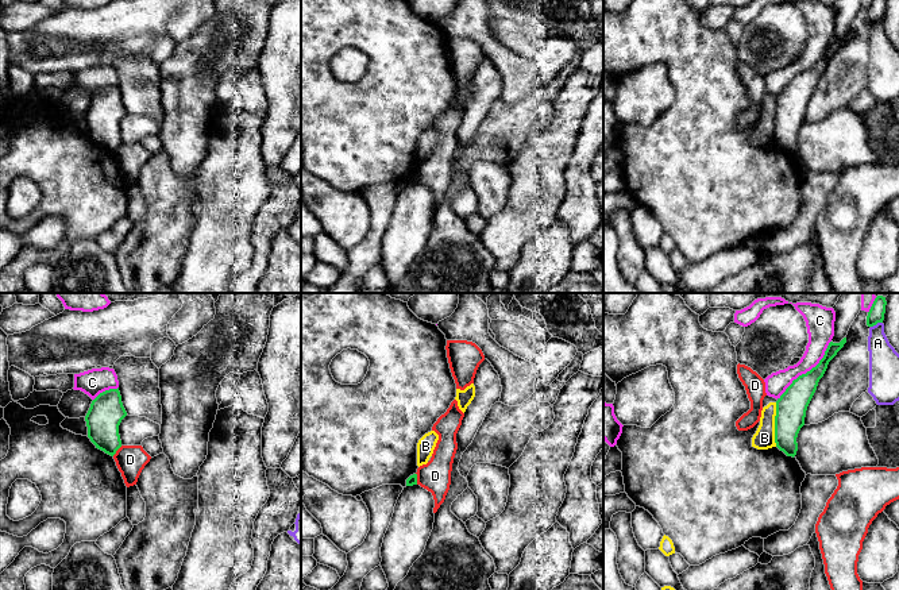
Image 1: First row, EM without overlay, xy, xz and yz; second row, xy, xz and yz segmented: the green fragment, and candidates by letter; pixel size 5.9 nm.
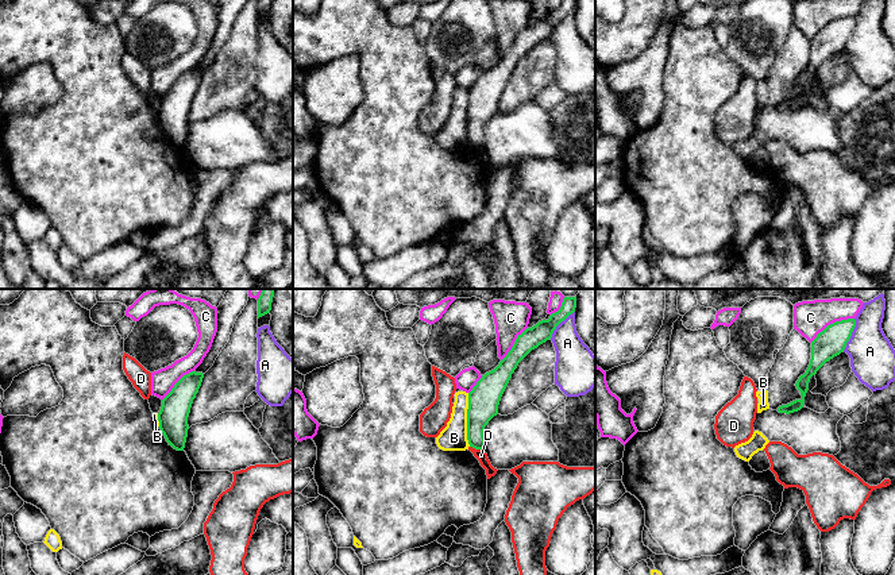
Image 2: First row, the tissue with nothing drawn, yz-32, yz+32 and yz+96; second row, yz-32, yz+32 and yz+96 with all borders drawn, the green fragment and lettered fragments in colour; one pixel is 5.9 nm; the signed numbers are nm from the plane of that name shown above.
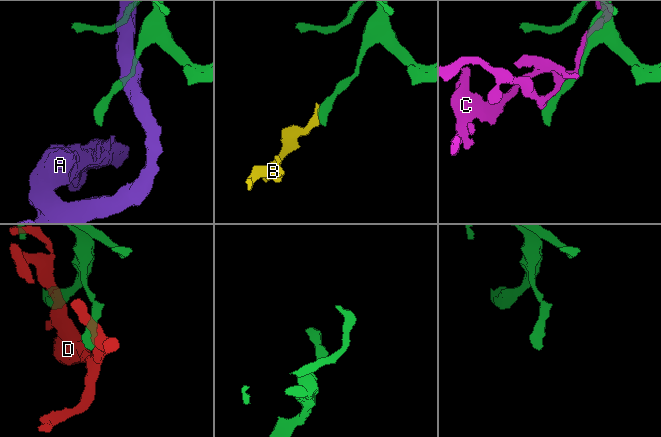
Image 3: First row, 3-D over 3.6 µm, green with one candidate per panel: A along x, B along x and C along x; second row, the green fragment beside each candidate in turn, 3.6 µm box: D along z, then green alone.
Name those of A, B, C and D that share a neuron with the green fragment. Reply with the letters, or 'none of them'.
none of them

